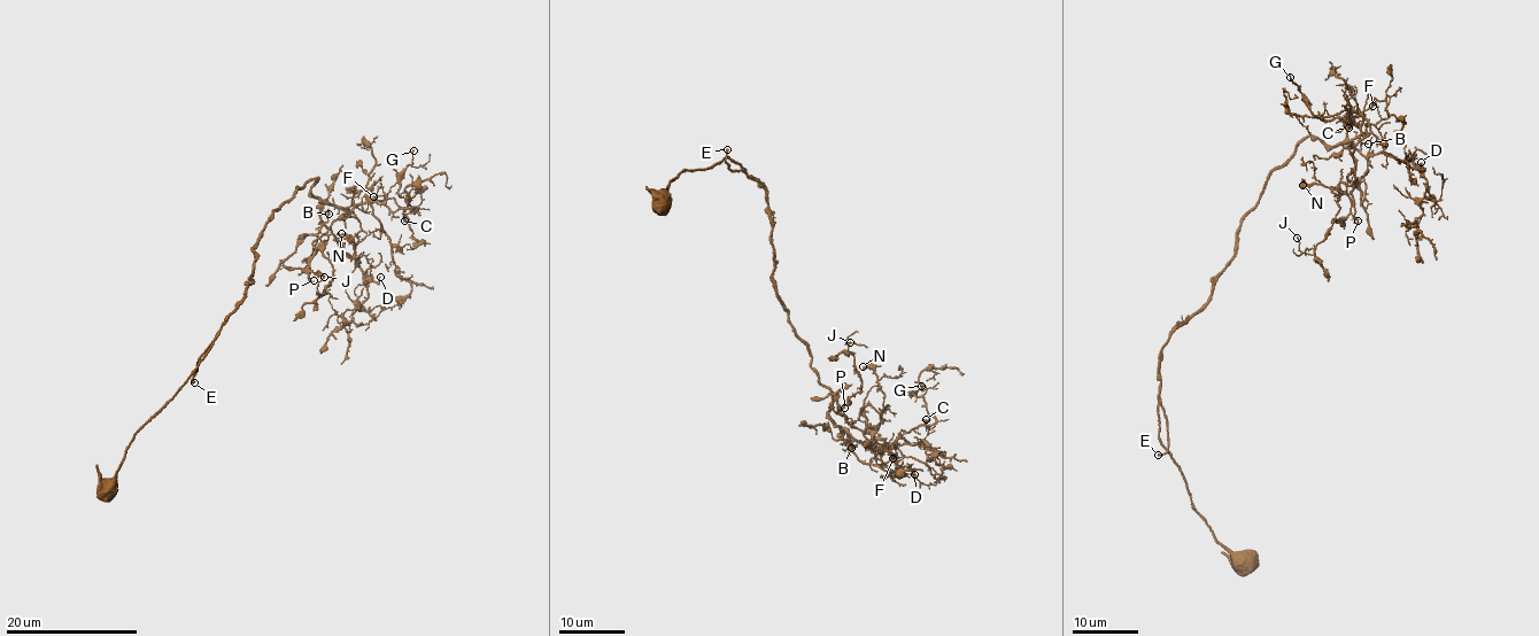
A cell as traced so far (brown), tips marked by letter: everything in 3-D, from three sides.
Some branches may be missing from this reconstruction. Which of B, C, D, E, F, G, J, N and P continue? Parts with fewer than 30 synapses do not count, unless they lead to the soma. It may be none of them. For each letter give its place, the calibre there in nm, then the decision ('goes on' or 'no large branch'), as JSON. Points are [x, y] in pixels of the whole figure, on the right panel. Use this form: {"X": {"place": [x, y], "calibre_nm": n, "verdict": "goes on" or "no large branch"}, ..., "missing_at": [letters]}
{"B": {"place": [1368, 144], "calibre_nm": 130, "verdict": "no large branch"}, "C": {"place": [1348, 128], "calibre_nm": 120, "verdict": "no large branch"}, "D": {"place": [1421, 162], "calibre_nm": 80, "verdict": "no large branch"}, "E": {"place": [1158, 455], "calibre_nm": 170, "verdict": "goes on"}, "F": {"place": [1373, 106], "calibre_nm": 80, "verdict": "no large branch"}, "G": {"place": [1290, 77], "calibre_nm": 110, "verdict": "no large branch"}, "J": {"place": [1297, 238], "calibre_nm": 110, "verdict": "no large branch"}, "N": {"place": [1302, 185], "calibre_nm": 180, "verdict": "no large branch"}, "P": {"place": [1358, 220], "calibre_nm": 110, "verdict": "no large branch"}, "missing_at": ["E"]}

